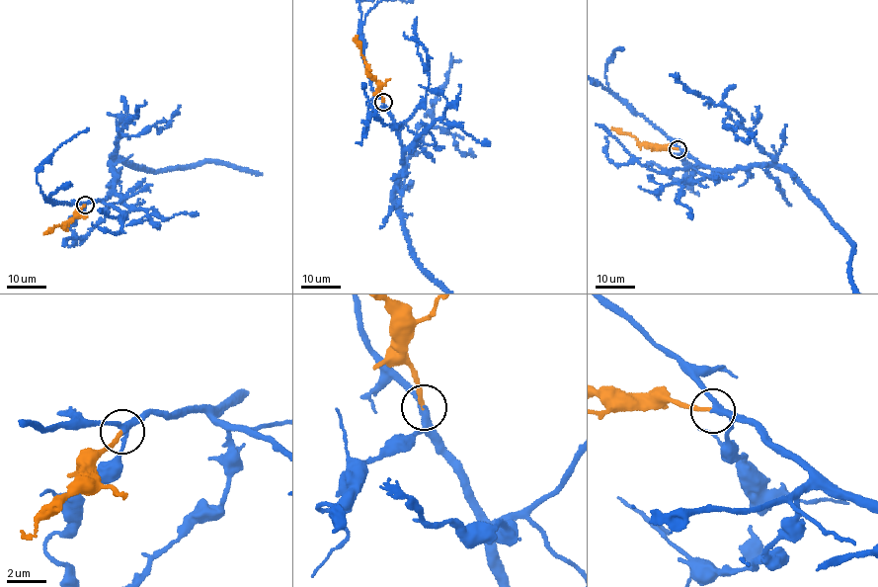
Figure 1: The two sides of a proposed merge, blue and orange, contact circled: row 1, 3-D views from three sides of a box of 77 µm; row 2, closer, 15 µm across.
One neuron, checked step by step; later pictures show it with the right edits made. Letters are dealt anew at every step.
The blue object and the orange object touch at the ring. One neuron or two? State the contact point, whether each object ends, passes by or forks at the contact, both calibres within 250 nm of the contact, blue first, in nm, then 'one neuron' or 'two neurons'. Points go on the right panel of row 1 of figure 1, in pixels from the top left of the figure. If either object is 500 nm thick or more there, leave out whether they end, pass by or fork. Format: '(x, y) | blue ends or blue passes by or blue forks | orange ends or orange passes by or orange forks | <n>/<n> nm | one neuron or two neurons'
(678, 149) | blue forks | orange ends | 240/200 nm | one neuron

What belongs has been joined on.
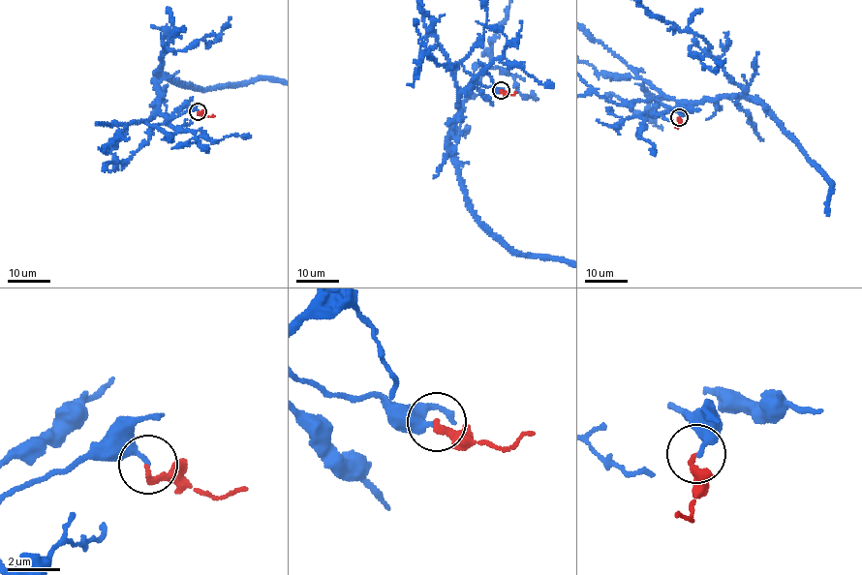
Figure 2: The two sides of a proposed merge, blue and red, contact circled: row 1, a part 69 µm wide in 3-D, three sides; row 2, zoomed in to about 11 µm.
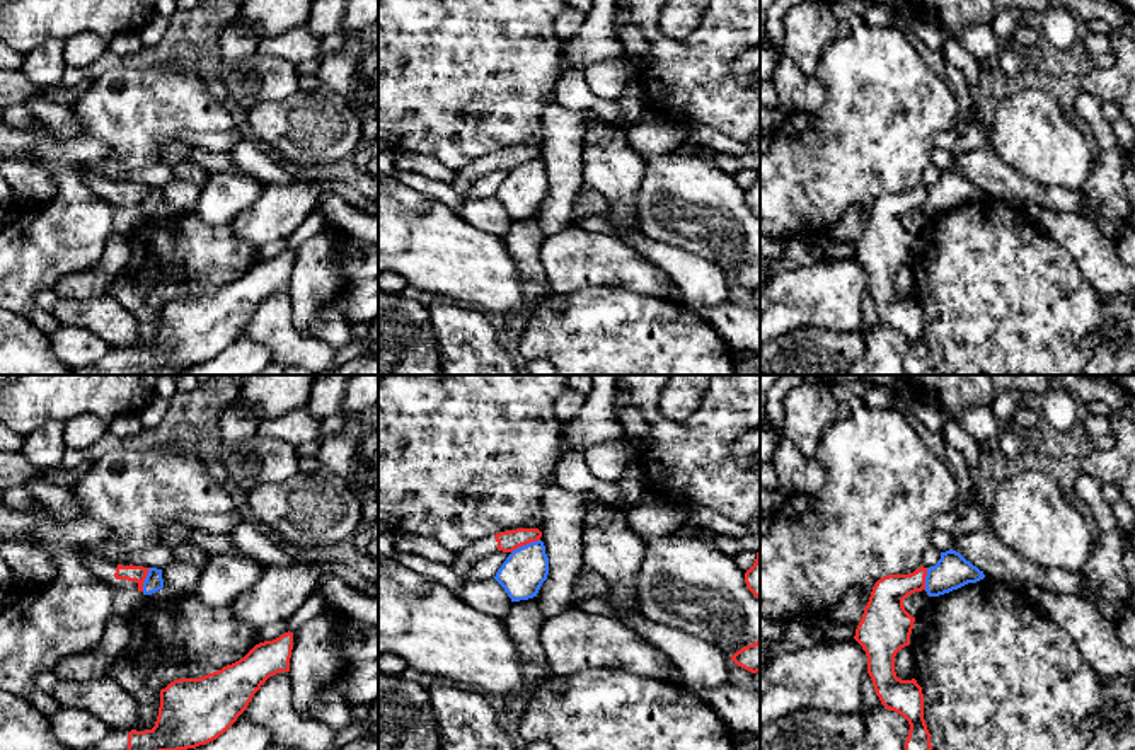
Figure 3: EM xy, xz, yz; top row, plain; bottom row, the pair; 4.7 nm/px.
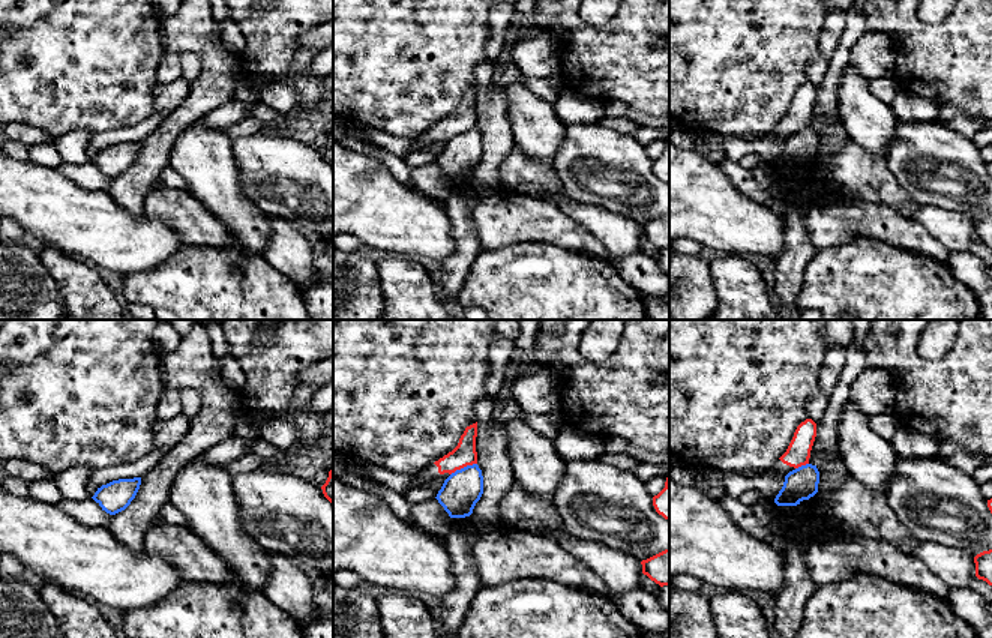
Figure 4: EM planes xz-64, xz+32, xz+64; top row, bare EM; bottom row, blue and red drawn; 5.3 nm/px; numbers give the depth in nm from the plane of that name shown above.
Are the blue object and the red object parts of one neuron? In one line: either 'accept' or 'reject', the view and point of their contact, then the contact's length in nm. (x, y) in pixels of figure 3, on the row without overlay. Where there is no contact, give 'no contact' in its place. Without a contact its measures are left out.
reject | xz (527, 162) | 150 nm

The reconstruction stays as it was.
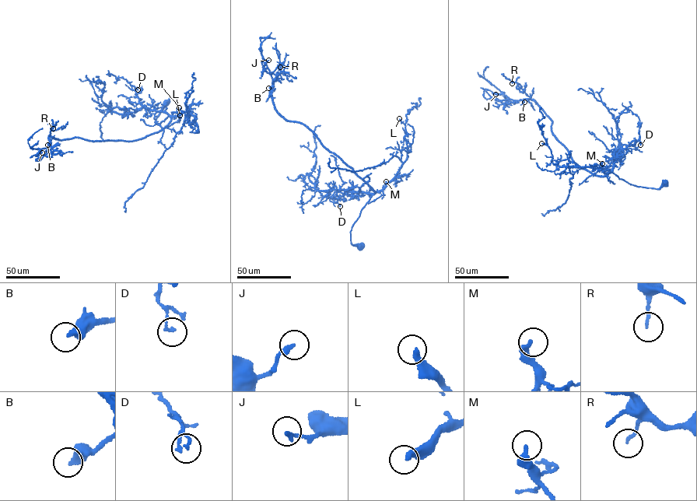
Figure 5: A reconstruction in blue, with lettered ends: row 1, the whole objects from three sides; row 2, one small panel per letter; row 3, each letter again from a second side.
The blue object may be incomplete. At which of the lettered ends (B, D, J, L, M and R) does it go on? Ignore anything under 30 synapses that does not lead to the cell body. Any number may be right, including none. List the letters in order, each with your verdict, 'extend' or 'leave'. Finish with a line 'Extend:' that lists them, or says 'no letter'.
B: extend
D: leave
J: leave
L: extend
M: leave
R: leave
Extend: B, L

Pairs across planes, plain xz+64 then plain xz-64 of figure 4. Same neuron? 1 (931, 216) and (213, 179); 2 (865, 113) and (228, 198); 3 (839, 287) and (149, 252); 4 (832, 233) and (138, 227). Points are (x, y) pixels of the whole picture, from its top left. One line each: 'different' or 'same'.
1: different
2: same
3: different
4: different

